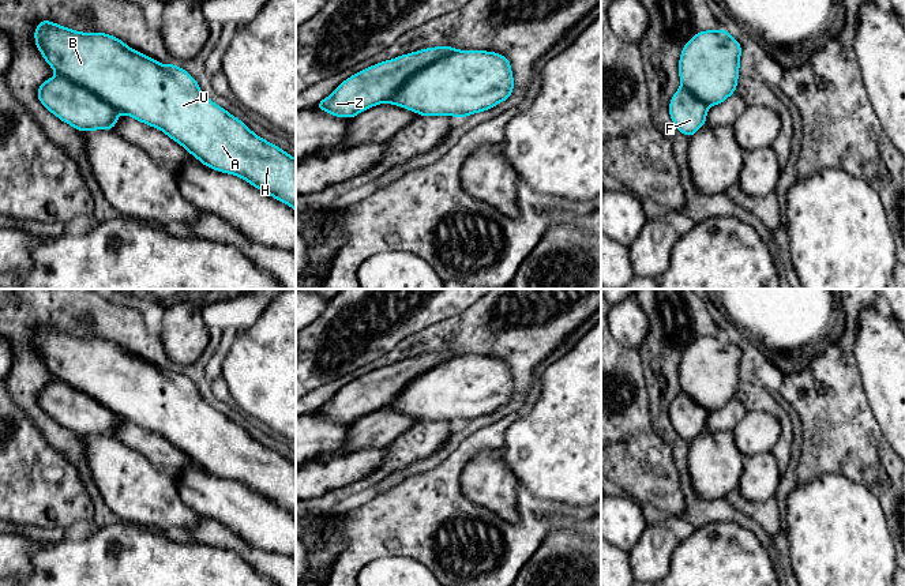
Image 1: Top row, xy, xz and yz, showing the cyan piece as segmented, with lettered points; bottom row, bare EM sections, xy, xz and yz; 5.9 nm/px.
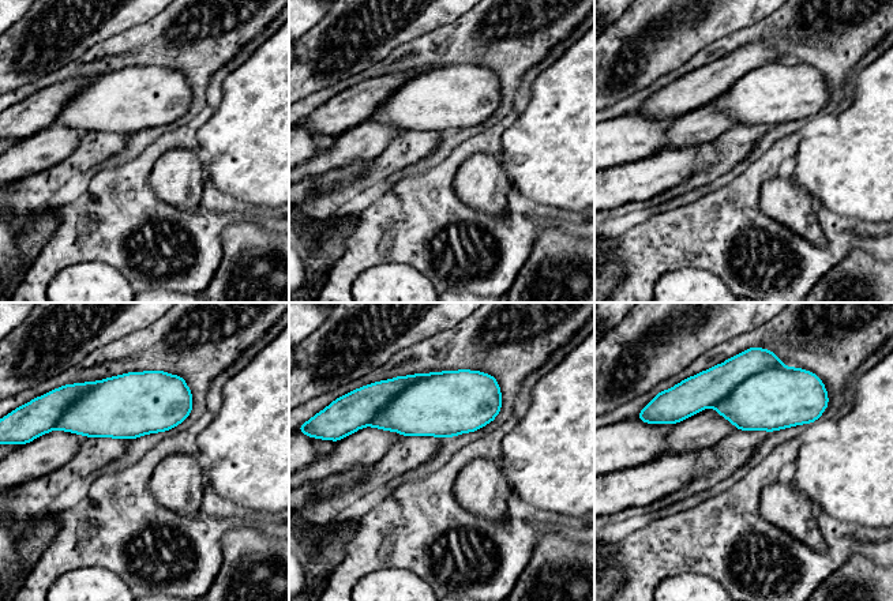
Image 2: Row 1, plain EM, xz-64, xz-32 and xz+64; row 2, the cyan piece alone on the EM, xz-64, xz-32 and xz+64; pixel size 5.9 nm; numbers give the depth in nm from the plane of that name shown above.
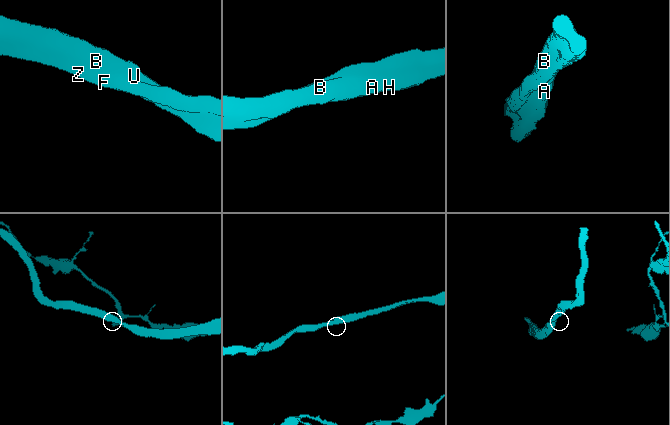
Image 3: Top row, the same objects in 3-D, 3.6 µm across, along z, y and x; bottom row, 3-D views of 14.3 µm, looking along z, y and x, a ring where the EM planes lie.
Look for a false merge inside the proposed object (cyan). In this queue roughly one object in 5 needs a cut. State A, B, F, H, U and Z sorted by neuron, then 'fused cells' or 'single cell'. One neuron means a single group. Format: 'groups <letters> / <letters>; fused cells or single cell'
groups A B F H U Z; single cell

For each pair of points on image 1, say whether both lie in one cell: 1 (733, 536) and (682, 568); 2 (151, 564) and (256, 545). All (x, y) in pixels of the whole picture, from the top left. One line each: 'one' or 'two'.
1: one
2: two

